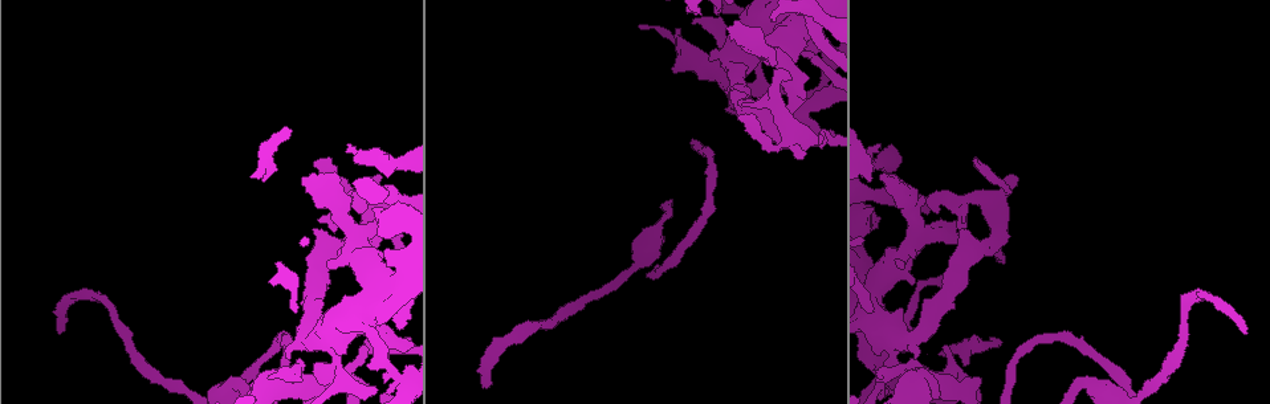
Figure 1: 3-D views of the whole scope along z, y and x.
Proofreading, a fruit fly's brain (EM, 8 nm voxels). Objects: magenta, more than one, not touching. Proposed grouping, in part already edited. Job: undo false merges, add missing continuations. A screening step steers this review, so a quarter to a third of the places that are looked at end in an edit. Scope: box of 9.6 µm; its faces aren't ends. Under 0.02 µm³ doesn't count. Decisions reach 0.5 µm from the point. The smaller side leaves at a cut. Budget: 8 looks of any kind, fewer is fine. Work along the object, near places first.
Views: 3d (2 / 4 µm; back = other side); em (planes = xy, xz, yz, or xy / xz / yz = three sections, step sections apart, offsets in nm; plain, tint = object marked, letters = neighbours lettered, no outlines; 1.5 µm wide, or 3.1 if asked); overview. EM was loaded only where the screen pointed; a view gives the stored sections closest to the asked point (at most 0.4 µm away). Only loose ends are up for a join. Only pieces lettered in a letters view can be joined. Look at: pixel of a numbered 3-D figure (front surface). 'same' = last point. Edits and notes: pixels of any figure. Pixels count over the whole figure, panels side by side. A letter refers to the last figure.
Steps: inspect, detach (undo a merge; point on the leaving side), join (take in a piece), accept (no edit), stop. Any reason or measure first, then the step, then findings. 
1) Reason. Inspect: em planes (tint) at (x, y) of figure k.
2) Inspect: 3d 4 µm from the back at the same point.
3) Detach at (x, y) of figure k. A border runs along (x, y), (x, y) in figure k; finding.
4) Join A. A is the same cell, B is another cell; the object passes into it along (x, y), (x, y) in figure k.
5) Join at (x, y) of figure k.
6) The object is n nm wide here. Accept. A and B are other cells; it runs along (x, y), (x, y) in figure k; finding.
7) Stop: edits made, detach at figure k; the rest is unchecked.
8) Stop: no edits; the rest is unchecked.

End of a long branch. Inspect: em xz step 8 (tint) at (485, 386) of figure 1.

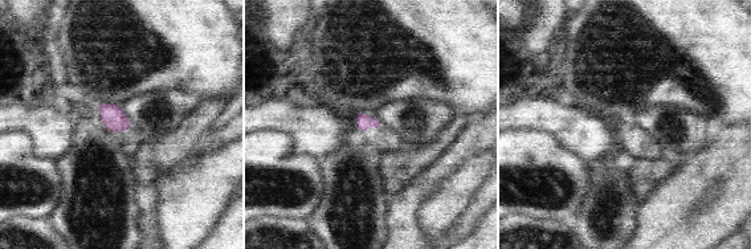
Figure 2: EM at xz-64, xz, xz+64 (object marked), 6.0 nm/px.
Inspect: em planes (letters) at the same point.

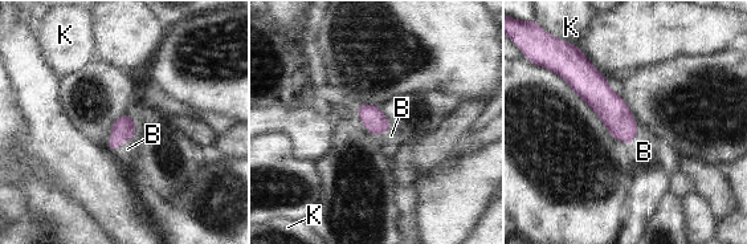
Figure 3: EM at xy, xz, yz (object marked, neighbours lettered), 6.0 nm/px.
The object is 140 nm wide here. Join B. B is the same cell, K is another cell; the object passes into it along (123, 129), (127, 139), (127, 149) in figure 3; the neuron continues.

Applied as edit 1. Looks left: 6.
See it whole again. Inspect: overview.

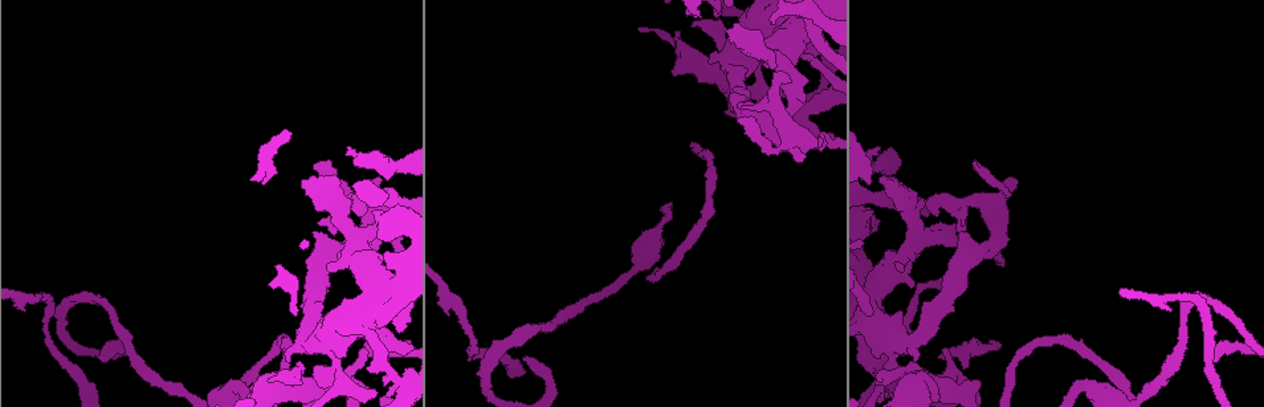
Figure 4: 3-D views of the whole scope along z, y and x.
Free end. Inspect: 3d 4 µm at (870, 181) of figure 4.

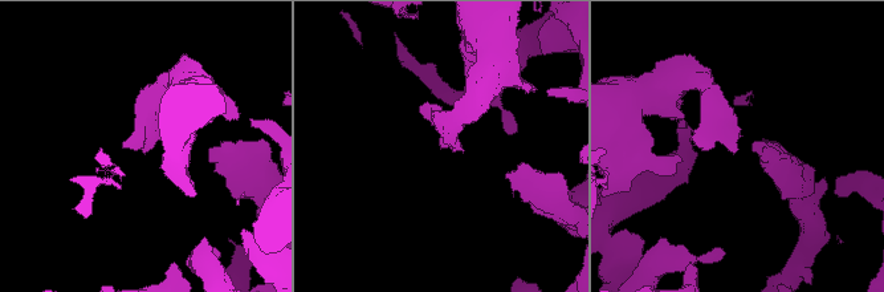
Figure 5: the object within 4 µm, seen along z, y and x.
Now the EM. Inspect: em xz step 4 (letters) at (442, 148) of figure 5.

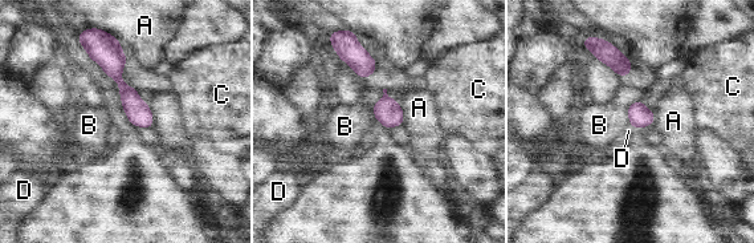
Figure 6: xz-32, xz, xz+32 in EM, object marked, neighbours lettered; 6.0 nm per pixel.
The object is 140 nm wide here. Accept. A, B, C and D are other cells; a border runs along (640, 98), (627, 109), (628, 125) in figure 6; no lettered piece goes on from it.

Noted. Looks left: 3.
Stop: edits made, join at figure 3; the rest is unchecked.

